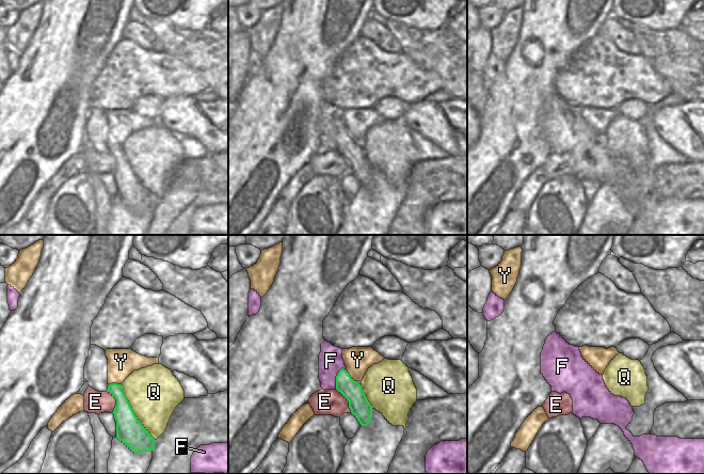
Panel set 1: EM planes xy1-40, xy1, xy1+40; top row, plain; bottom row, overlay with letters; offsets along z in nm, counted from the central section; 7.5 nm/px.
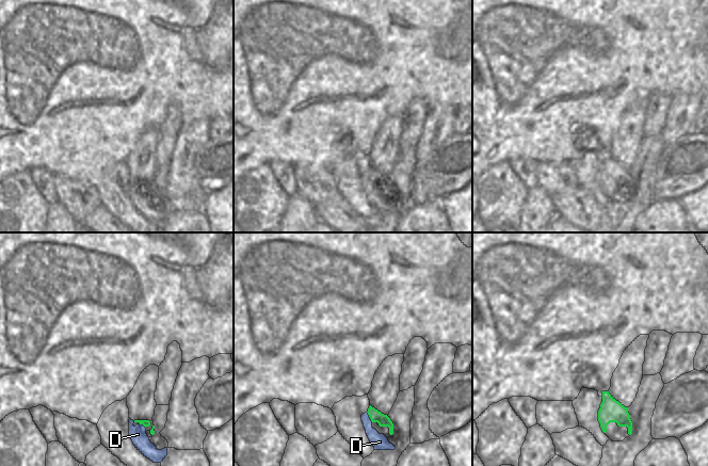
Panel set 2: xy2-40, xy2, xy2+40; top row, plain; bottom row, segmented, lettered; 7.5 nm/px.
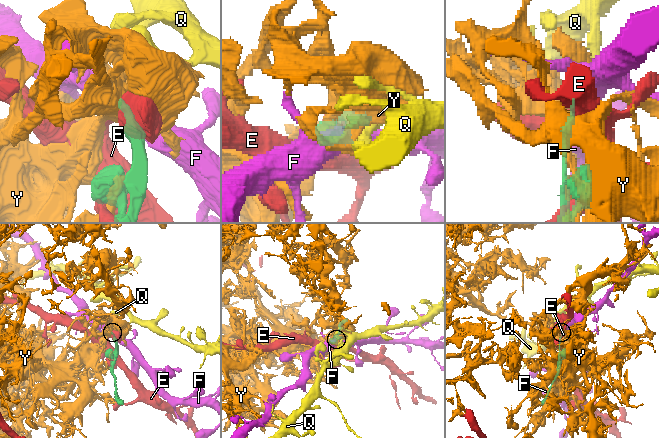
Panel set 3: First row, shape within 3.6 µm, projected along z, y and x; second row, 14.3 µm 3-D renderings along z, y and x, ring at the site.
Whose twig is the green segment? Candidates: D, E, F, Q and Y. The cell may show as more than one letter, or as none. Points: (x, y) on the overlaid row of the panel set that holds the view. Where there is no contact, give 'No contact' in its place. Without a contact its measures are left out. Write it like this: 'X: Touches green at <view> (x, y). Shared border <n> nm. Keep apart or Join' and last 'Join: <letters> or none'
D: Touches green at xy2 (369, 416). Shared border 90 nm. Join
E: Touches green at xy1 (347, 399). Shared border 220 nm. Keep apart
F: Touches green at xy1 (336, 378). Shared border 180 nm. Keep apart
Q: Touches green at xy1-40 (133, 412). Shared border 500 nm. Keep apart
Y: Touches green at xy1 (351, 378). Shared border 120 nm. Keep apart
Join: D.

